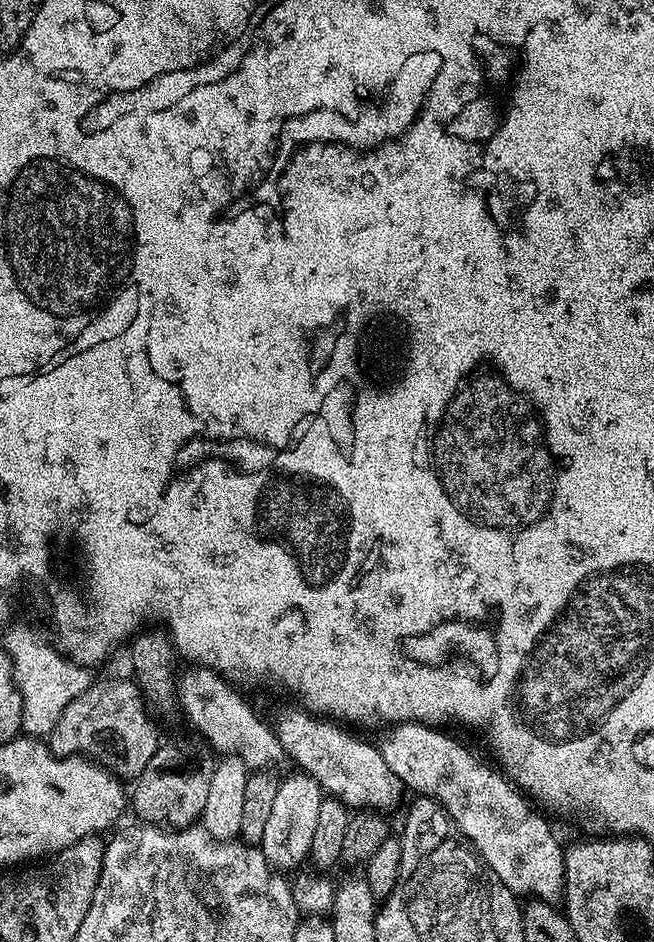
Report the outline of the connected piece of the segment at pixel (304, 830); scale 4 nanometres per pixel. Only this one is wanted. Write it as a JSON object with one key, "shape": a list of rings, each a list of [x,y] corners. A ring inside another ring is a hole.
{"shape":[[[296,774],[300,776],[288,776],[279,781],[278,792],[271,809],[270,818],[267,819],[265,834],[258,845],[268,863],[277,870],[292,868],[296,870],[303,860],[309,859],[312,843],[314,842],[314,830],[318,827],[318,806],[322,799],[322,789],[313,776]]]}

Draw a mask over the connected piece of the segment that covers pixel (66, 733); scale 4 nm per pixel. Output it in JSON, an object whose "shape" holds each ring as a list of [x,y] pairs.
{"shape":[[[97,679],[82,694],[78,694],[78,698],[74,698],[70,706],[66,706],[62,718],[58,718],[54,726],[50,737],[52,753],[56,756],[89,757],[125,781],[135,781],[136,777],[142,774],[142,770],[146,770],[146,762],[150,762],[150,758],[154,758],[154,754],[162,747],[162,740],[160,740],[160,728],[148,713],[149,705],[146,703],[144,693],[140,691],[139,684],[131,679],[128,680]]]}

